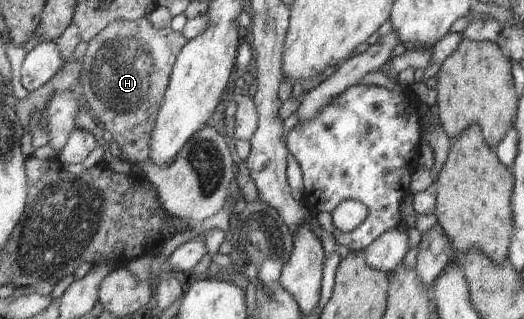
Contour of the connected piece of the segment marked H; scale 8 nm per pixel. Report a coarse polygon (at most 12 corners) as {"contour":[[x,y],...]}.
{"contour":[[113,21],[81,61],[87,112],[139,165],[188,43]]}

